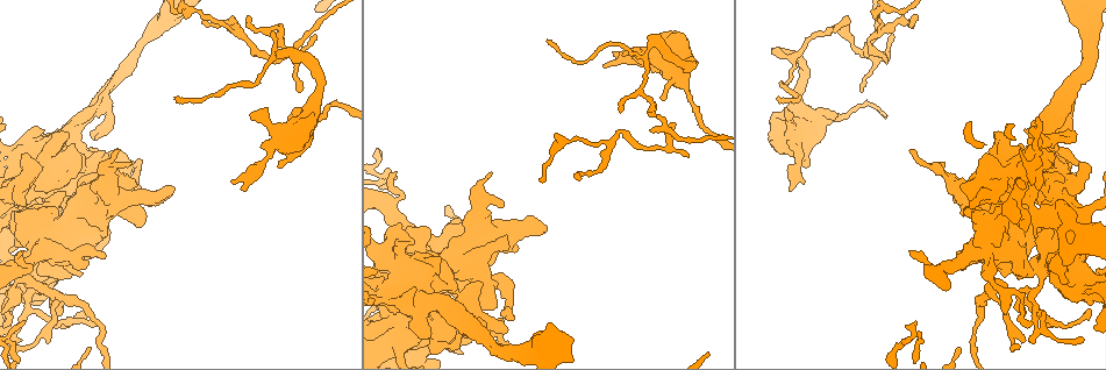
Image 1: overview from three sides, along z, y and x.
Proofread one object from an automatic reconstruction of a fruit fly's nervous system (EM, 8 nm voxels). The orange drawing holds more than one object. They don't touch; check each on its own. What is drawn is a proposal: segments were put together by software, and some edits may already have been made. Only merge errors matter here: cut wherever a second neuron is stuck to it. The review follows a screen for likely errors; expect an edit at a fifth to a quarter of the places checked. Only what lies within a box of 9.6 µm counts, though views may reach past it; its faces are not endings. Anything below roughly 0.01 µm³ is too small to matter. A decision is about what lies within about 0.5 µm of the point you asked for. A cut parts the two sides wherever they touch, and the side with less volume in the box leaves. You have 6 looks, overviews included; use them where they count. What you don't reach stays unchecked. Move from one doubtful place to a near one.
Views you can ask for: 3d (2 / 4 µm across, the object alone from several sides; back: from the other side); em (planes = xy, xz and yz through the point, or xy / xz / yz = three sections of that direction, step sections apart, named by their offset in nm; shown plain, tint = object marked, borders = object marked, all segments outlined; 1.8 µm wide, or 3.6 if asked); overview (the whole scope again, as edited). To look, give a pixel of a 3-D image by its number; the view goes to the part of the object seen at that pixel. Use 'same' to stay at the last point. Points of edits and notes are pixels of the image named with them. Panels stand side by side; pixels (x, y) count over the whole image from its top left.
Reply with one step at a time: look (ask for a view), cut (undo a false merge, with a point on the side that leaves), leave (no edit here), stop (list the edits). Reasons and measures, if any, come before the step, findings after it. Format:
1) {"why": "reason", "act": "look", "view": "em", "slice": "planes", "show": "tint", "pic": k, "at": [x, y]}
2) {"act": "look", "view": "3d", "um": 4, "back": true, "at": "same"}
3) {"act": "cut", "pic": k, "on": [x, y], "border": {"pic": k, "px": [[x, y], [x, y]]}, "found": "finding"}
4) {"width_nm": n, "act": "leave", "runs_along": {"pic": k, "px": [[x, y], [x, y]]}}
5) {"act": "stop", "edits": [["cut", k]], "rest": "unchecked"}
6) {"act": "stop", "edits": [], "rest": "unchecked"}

{"why": "three arms meet", "act": "look", "view": "em", "slice": "planes", "show": "tint", "pic": 1, "at": [667, 129]}

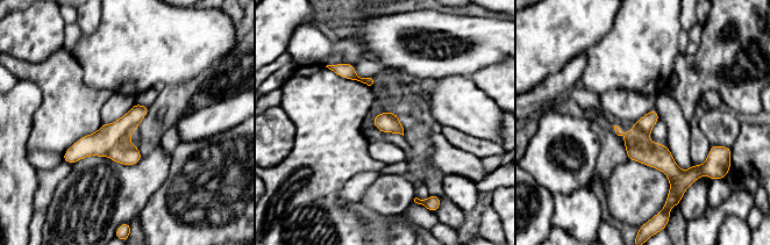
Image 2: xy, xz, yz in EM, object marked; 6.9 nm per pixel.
{"act": "cut", "pic": 2, "on": [100, 143], "part_leaving": {"pic": 2, "px": [[144, 109], [100, 143], [65, 157]]}, "found": "two neurons meet here"}

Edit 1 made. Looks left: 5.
{"act": "look", "view": "overview"}

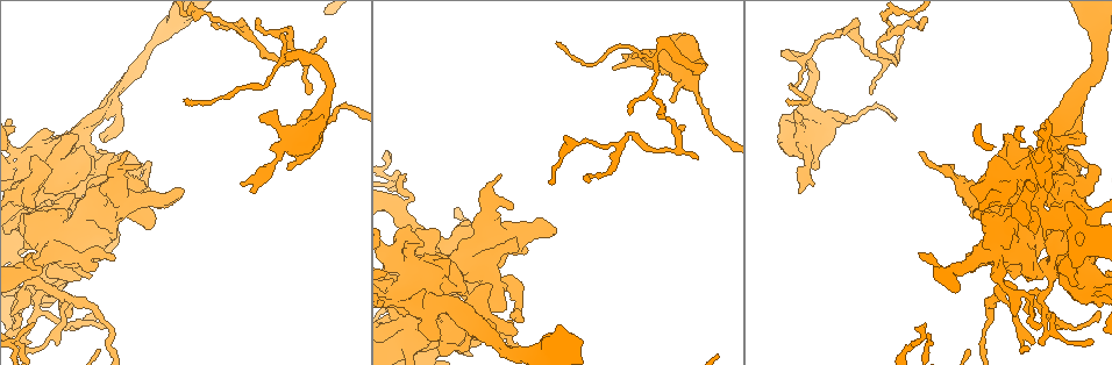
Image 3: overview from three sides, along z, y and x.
{"why": "arms part here", "act": "look", "view": "em", "slice": "planes", "show": "tint", "pic": 3, "at": [103, 109]}

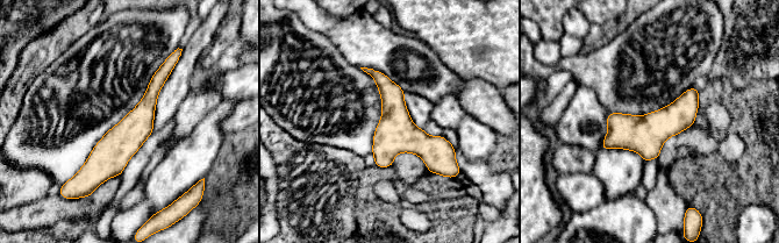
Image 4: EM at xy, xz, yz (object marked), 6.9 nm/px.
{"width_nm": 240, "act": "leave", "found": "continuous, no second neuron"}

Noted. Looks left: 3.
{"why": "sharp bend", "act": "look", "view": "3d", "um": 2, "pic": 3, "at": [1070, 195]}

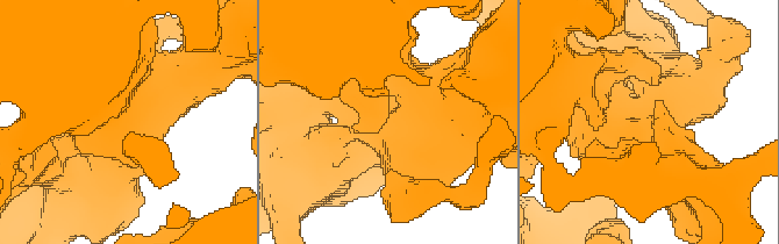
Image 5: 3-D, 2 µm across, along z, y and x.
{"act": "look", "view": "em", "um": 3.6, "slice": "yz", "step": 16, "show": "tint", "pic": 5, "at": [385, 125]}

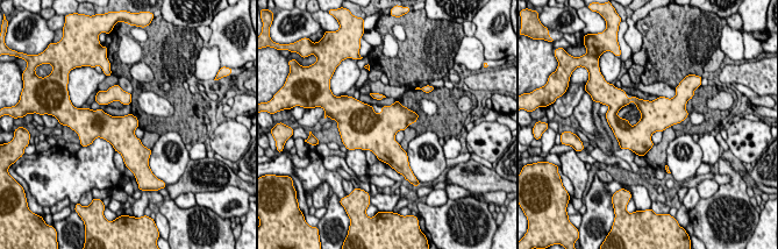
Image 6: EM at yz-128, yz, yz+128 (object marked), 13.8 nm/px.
{"why": "cut it another way", "act": "look", "view": "em", "um": 3.6, "slice": "planes", "show": "borders", "at": "same"}

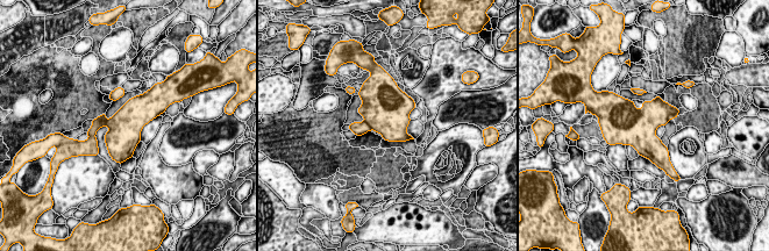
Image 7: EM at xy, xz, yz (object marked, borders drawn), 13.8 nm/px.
{"act": "cut", "pic": 7, "on": [381, 112], "border": {"pic": 7, "px": [[364, 120], [371, 128]]}, "found": "a second neuron is stuck on"}

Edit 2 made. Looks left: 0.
{"act": "stop", "edits": [["cut", 2], ["cut", 7]], "rest": "unchecked"}

